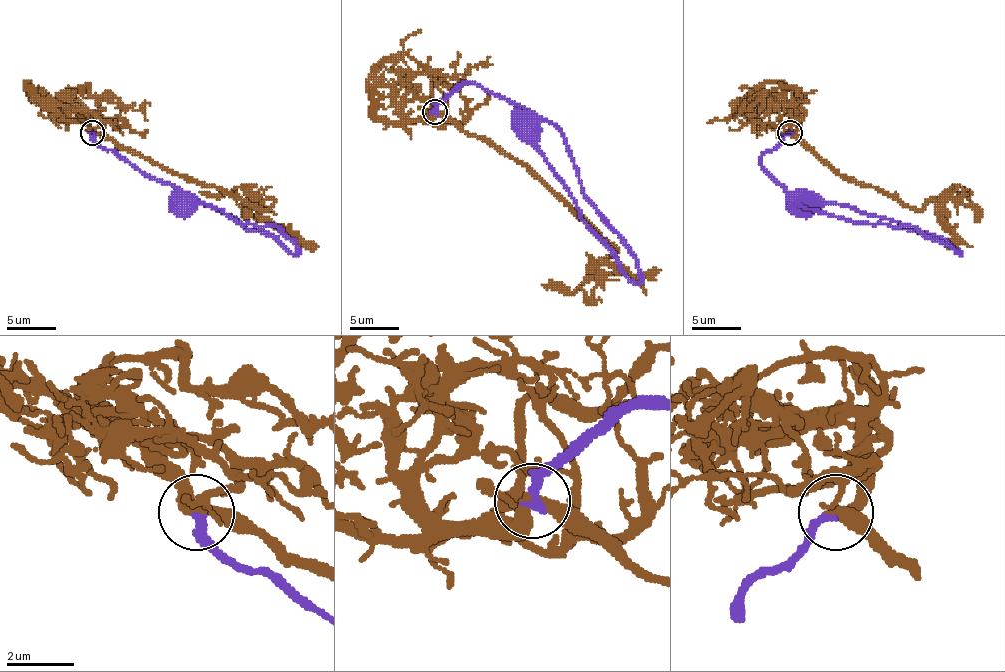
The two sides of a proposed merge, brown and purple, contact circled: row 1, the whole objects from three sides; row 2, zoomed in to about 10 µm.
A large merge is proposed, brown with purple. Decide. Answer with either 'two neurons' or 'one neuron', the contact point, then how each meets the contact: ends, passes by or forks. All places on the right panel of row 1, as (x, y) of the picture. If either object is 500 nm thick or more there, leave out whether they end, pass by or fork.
one neuron; place (789, 133); brown passes by; purple ends

